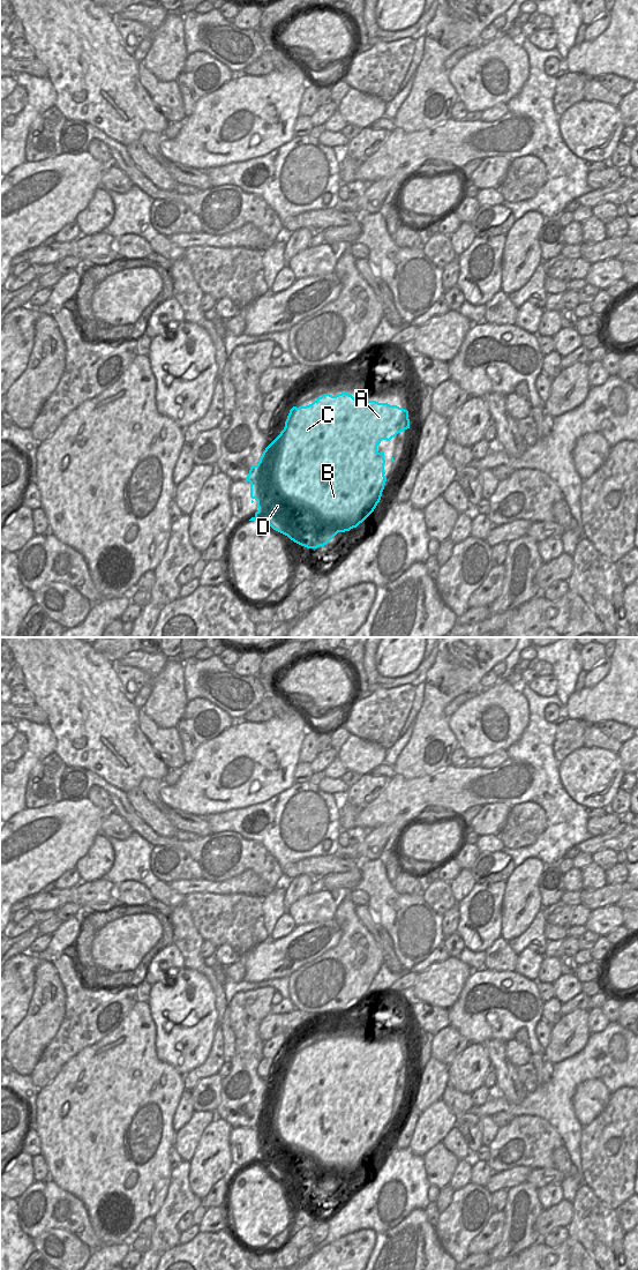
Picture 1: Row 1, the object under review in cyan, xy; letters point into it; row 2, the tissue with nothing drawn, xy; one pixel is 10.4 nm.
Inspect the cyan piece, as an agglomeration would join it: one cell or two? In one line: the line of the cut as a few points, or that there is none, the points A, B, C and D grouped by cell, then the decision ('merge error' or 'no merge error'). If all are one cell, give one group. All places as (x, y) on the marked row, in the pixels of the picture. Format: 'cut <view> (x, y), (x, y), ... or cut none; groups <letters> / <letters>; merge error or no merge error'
cut xy (368, 401), (368, 421), (372, 425), (400, 431); groups A / B C D; merge error

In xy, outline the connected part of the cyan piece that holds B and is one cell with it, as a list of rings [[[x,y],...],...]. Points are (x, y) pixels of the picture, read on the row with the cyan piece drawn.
[[[341,393],[336,396],[324,394],[306,406],[293,406],[290,410],[285,427],[280,434],[265,448],[260,462],[253,465],[249,470],[246,480],[250,483],[250,498],[257,501],[258,510],[255,516],[249,521],[258,521],[263,524],[269,524],[273,530],[287,536],[294,543],[305,546],[307,548],[317,548],[326,545],[338,532],[350,531],[362,523],[376,508],[381,500],[382,492],[386,481],[384,476],[384,451],[377,451],[377,446],[382,440],[390,441],[400,431],[393,427],[382,429],[380,426],[376,428],[369,424],[369,401],[358,401],[347,393]]]

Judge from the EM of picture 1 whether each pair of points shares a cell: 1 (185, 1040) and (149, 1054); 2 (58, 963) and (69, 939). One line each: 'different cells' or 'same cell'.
1: same cell
2: different cells

